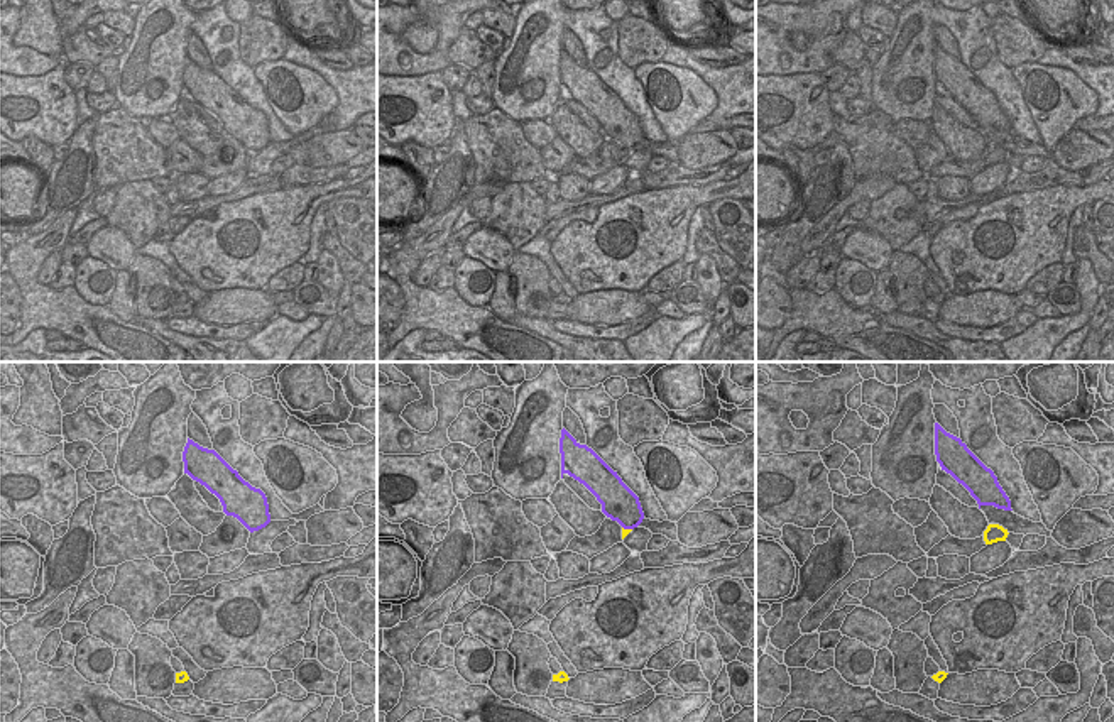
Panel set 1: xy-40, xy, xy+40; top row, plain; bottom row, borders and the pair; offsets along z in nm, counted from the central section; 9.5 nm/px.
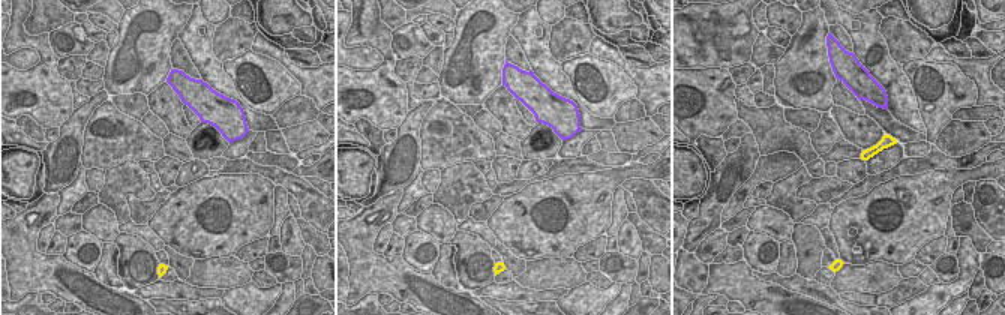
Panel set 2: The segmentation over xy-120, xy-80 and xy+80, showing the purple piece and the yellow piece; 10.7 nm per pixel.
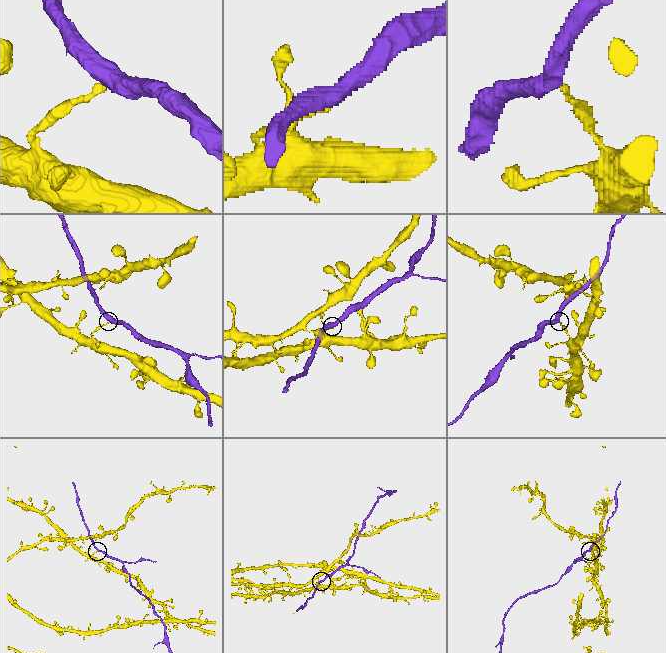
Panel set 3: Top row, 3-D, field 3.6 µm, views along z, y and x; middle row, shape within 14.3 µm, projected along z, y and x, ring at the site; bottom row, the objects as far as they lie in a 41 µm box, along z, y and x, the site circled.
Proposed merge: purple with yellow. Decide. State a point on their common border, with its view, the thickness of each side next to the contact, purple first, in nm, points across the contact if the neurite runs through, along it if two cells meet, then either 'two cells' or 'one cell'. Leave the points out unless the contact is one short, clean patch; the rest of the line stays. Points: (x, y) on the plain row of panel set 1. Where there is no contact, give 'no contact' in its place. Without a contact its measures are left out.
contact xy (627, 149); calibres 340 and 60 nm; border xy (622, 147), (631, 151); two cells

